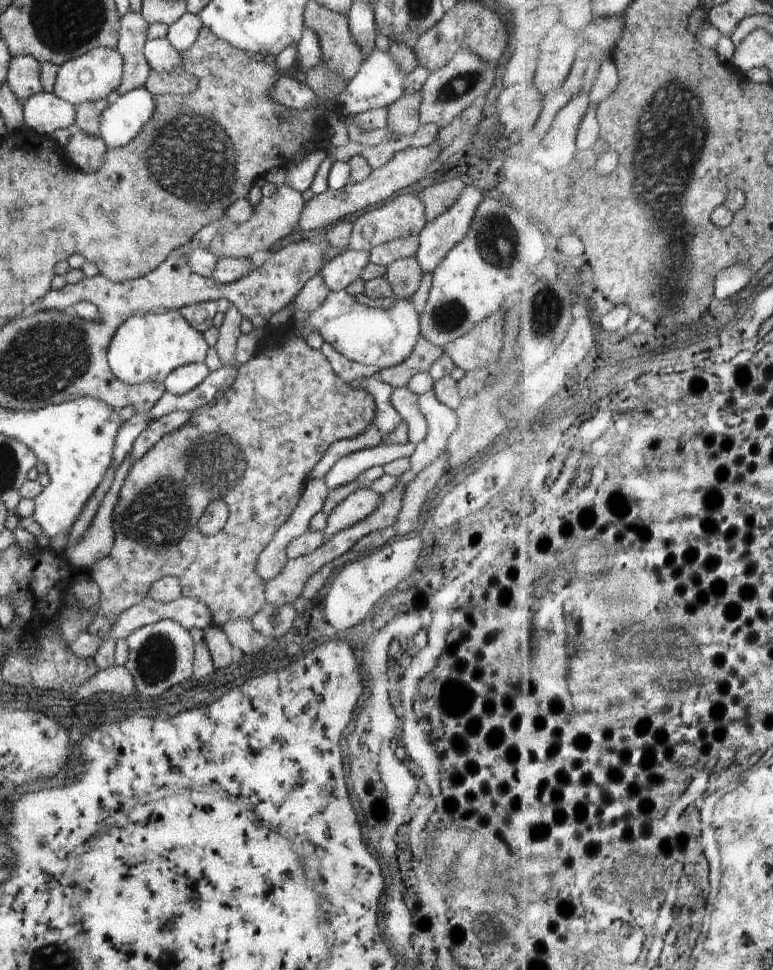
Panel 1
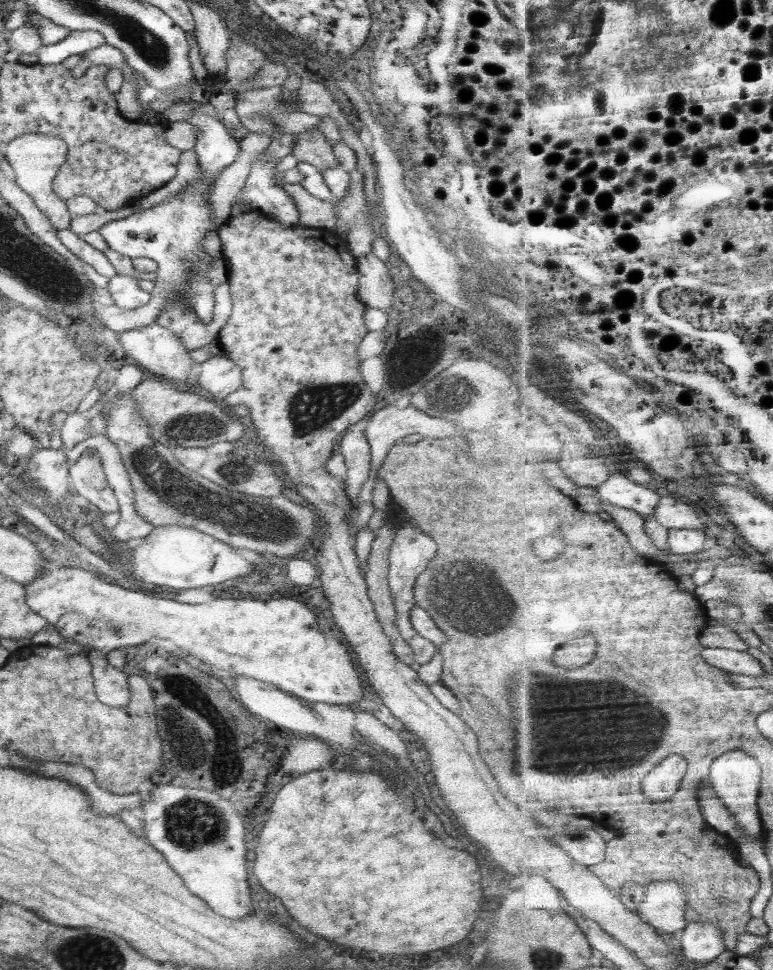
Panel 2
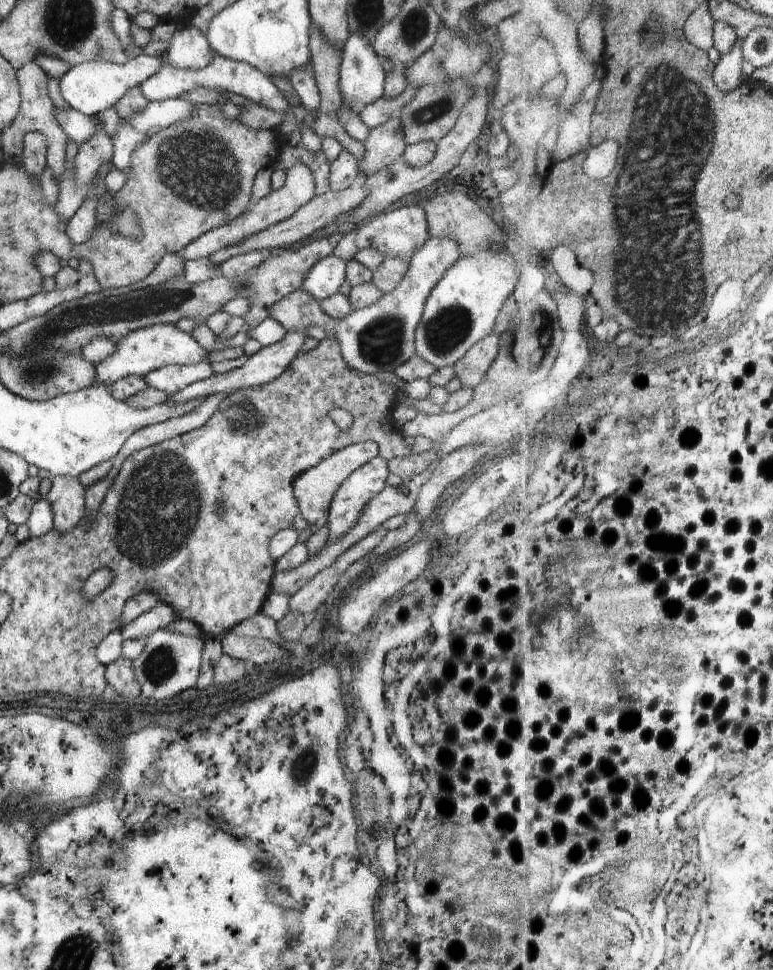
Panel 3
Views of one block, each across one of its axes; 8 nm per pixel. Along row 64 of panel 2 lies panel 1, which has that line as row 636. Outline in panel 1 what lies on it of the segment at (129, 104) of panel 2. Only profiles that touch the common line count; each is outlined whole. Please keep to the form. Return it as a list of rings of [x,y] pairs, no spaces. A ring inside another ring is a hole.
[[[145,597],[143,601],[130,607],[127,611],[122,613],[119,618],[116,620],[115,625],[111,627],[110,632],[106,637],[101,635],[91,635],[88,632],[80,633],[78,638],[74,642],[69,643],[69,649],[78,656],[81,657],[96,657],[96,652],[99,649],[99,646],[108,638],[115,638],[117,641],[120,639],[126,640],[133,632],[136,632],[142,627],[153,625],[158,621],[169,620],[177,622],[182,628],[185,628],[187,631],[190,629],[200,629],[204,630],[208,625],[212,624],[212,619],[214,614],[212,610],[208,609],[207,606],[202,602],[190,597],[180,597],[178,600],[161,603],[160,601],[156,602],[150,597]]]

